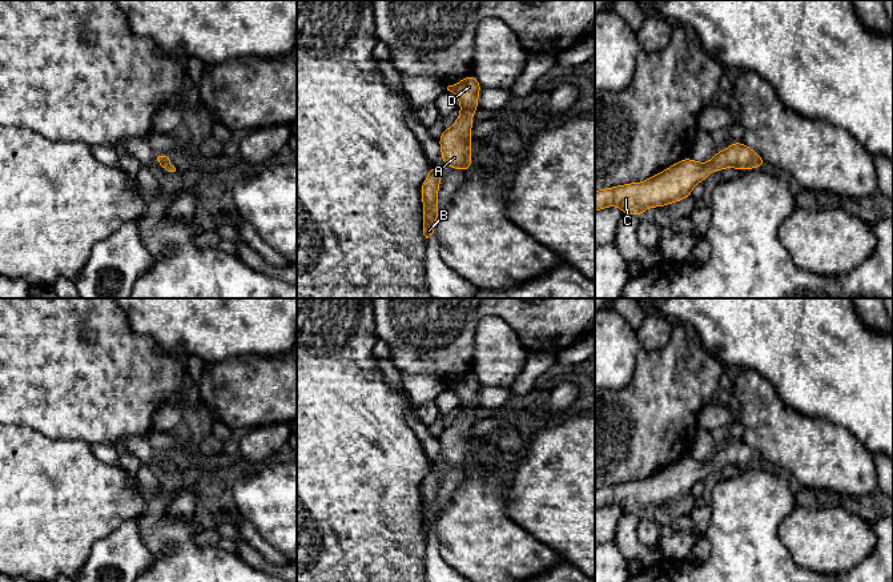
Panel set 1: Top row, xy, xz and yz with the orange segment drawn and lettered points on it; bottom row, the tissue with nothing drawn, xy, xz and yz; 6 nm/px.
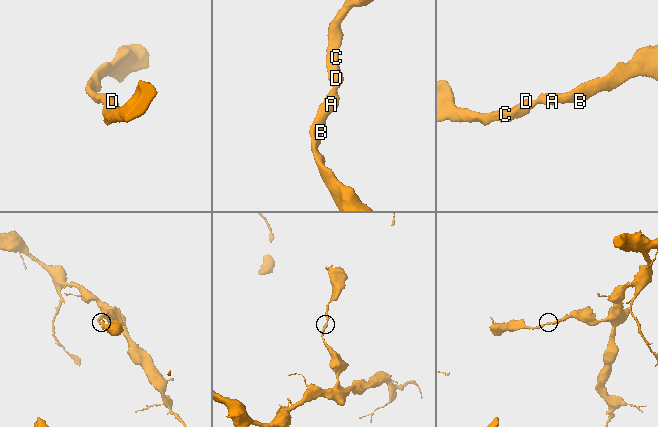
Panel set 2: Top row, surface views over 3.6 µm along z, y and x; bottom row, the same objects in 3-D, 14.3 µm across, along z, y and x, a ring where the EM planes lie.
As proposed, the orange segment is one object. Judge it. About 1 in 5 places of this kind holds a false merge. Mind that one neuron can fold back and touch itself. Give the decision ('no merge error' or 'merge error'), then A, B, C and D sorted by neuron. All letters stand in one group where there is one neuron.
no merge error; groups A B C D

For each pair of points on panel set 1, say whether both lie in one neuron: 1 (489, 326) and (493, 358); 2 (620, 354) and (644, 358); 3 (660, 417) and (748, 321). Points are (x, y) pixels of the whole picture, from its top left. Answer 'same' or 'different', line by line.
1: same
2: different
3: different

